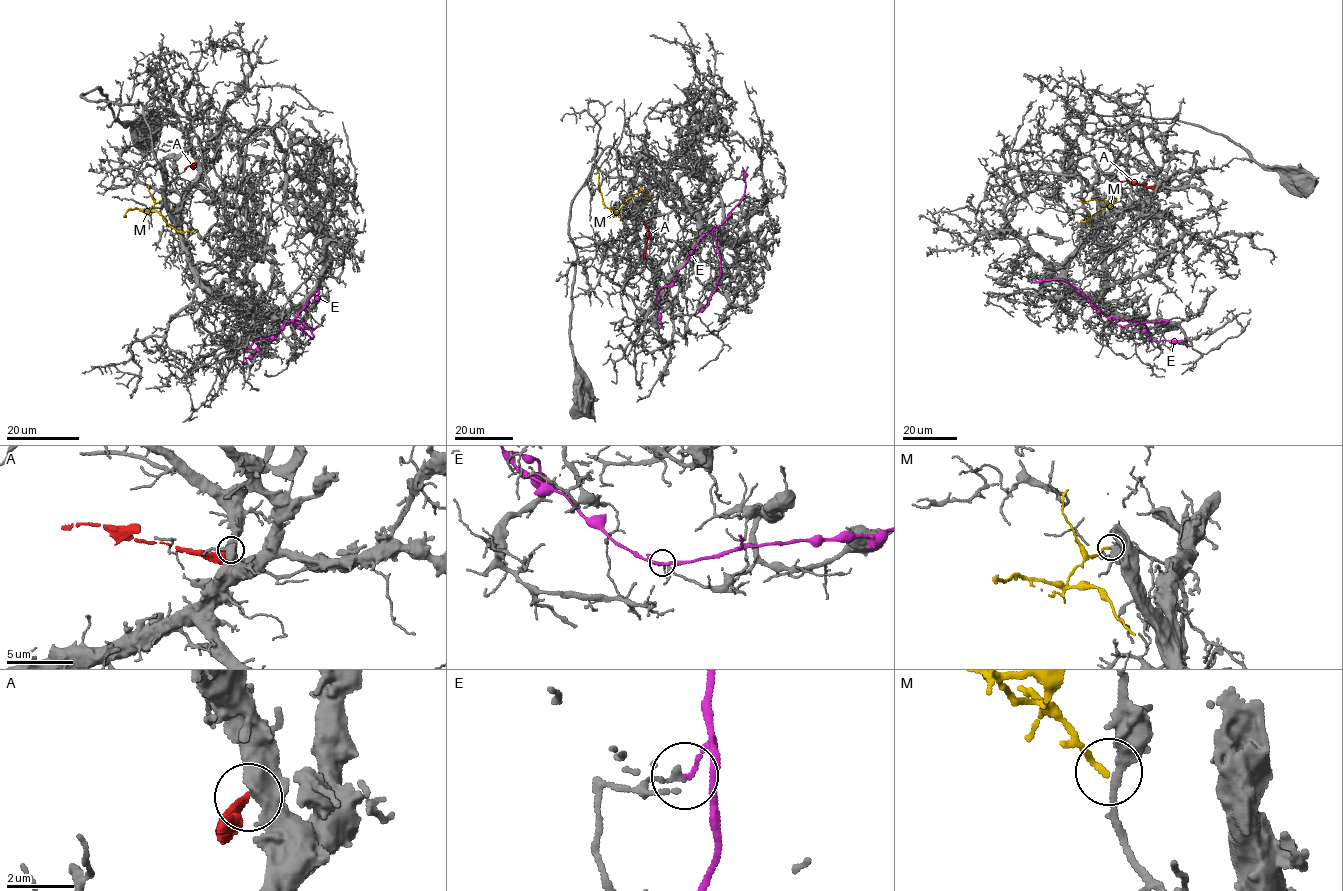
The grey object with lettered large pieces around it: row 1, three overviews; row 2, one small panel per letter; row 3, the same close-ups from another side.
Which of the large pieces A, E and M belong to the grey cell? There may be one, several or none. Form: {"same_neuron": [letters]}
{"same_neuron": ["M"]}

